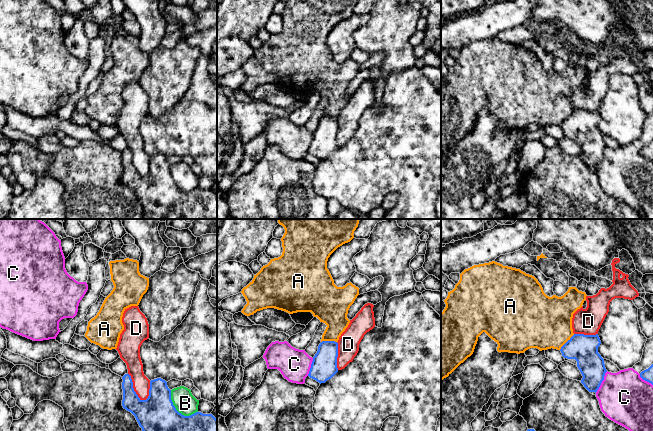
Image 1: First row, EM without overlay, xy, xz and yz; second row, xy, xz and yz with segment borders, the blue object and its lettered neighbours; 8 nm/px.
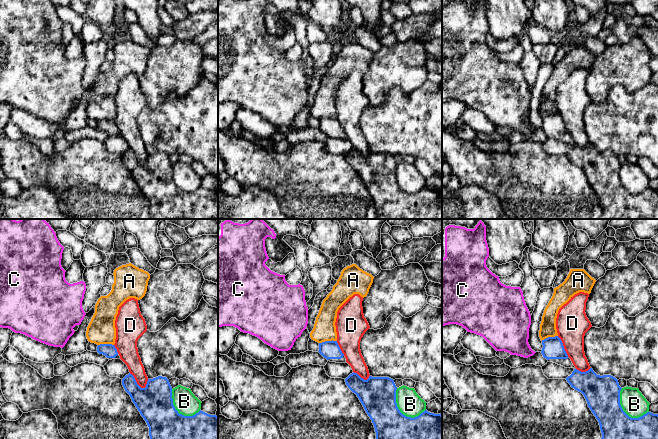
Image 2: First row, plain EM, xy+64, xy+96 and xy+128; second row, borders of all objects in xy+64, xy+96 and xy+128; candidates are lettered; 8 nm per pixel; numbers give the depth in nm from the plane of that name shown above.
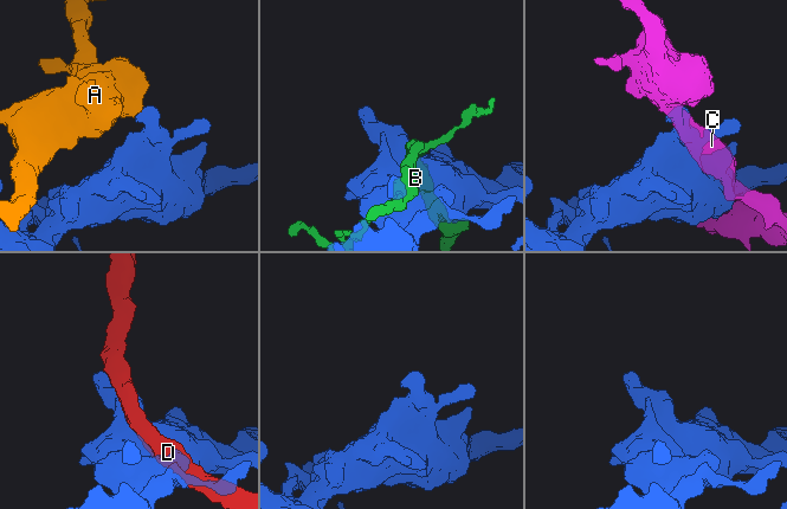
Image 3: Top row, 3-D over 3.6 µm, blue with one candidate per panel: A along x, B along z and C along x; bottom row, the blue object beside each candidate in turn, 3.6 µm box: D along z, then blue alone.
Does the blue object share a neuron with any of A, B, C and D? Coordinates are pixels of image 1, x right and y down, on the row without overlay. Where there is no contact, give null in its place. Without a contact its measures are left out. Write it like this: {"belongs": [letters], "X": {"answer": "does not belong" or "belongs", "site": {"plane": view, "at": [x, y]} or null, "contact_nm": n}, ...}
{"belongs": [], "A": {"answer": "does not belong", "site": {"plane": "yz", "at": [566, 118]}, "contact_nm": 180}, "B": {"answer": "does not belong", "site": {"plane": "xy", "at": [176, 186]}, "contact_nm": 280}, "C": {"answer": "does not belong", "site": {"plane": "yz", "at": [601, 158]}, "contact_nm": 200}, "D": {"answer": "does not belong", "site": {"plane": "xy", "at": [133, 164]}, "contact_nm": 260}}

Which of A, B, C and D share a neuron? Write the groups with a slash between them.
A / B / C / D

